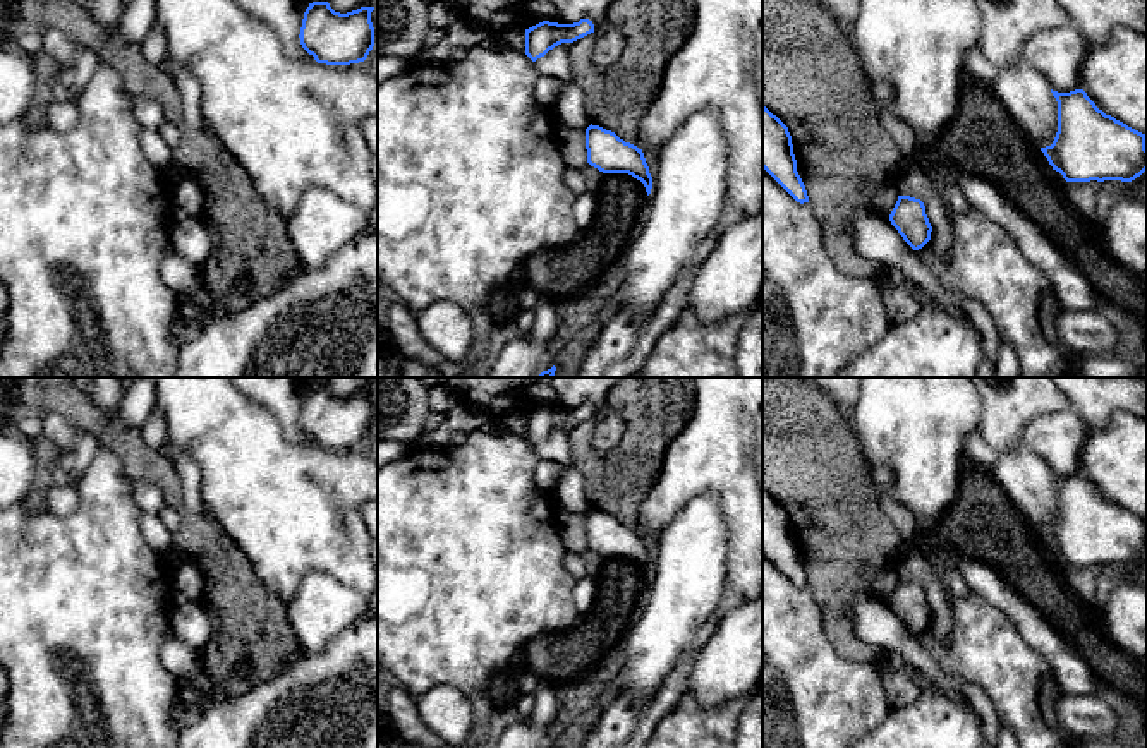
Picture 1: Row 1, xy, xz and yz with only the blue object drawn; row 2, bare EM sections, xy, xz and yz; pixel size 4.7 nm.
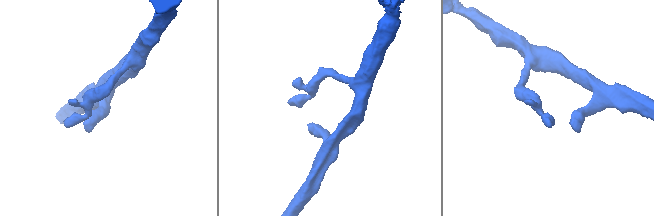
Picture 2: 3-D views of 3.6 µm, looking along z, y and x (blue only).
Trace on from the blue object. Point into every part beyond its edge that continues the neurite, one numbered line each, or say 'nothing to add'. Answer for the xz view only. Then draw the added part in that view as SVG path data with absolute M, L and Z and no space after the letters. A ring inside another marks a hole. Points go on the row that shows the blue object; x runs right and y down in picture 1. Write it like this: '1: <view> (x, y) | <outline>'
nothing to add

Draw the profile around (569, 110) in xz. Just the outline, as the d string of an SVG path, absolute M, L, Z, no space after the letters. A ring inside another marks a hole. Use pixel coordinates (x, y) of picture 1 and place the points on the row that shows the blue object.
M574 81L563 82L551 112L558 127L586 130L591 125L586 113L586 100L580 87Z

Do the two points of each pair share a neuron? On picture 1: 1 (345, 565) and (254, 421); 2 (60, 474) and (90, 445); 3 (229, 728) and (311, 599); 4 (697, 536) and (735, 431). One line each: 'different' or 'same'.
1: same
2: same
3: different
4: different

